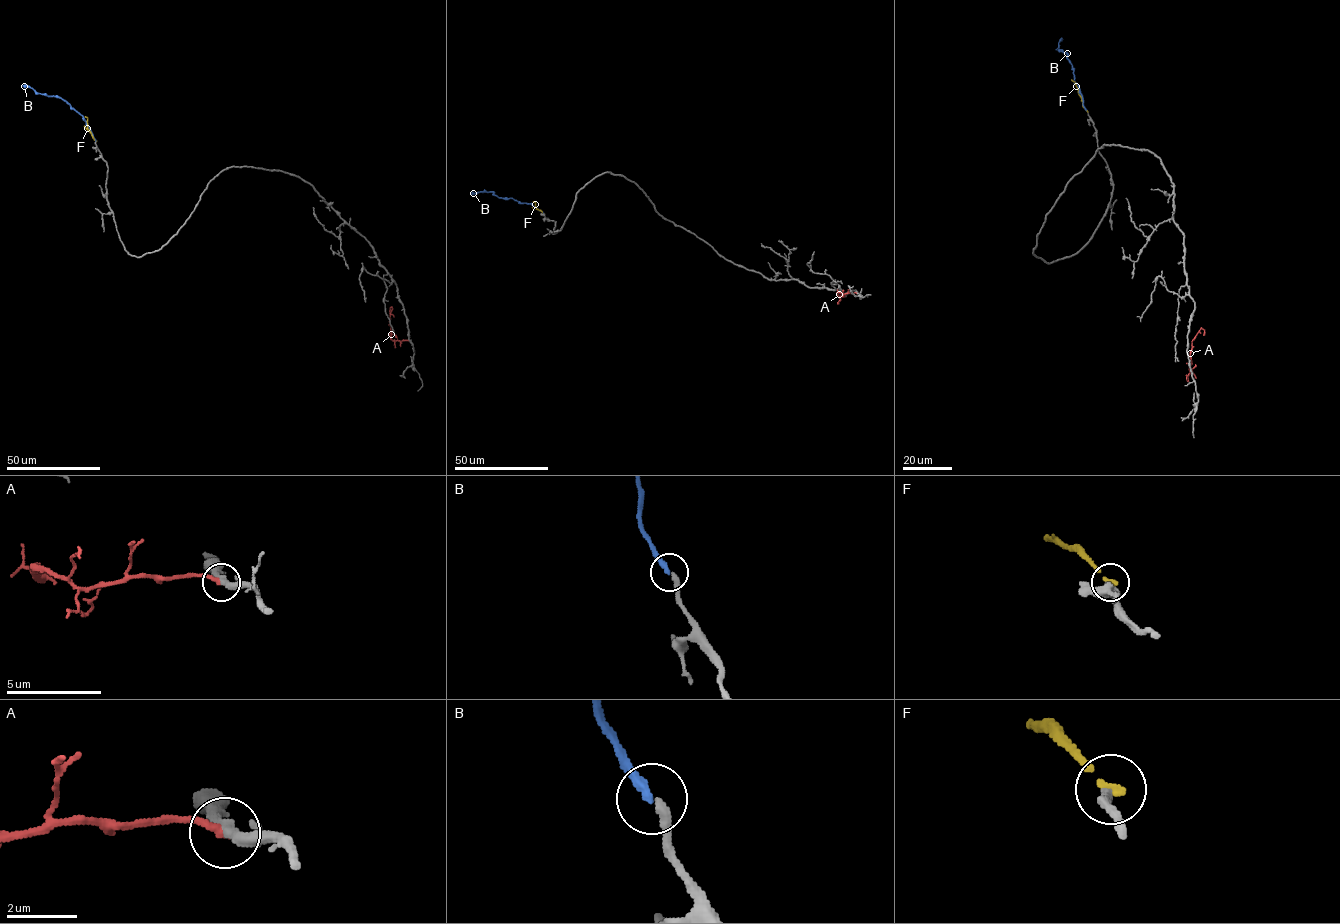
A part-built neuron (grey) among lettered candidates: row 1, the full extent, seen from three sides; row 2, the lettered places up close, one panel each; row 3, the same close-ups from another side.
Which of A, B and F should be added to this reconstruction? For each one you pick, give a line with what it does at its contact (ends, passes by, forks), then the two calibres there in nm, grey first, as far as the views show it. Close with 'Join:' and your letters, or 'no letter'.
B: it ends; calibres 240 and 260 nm
Join: B

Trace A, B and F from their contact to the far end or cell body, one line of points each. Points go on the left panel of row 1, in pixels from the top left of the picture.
A: (409, 341), (390, 339), (391, 306), (389, 312)
B: (95, 141), (83, 117), (64, 100), (37, 93), (22, 85)
F: (96, 141), (85, 117)

